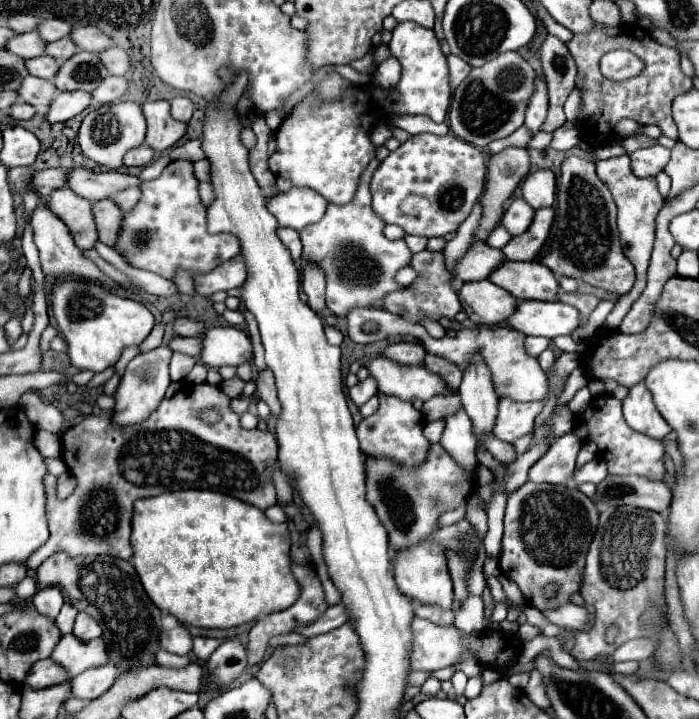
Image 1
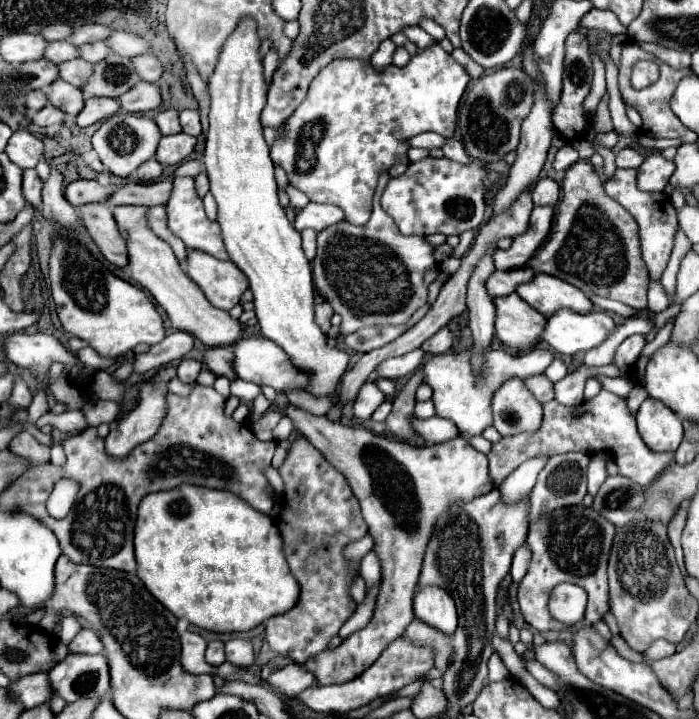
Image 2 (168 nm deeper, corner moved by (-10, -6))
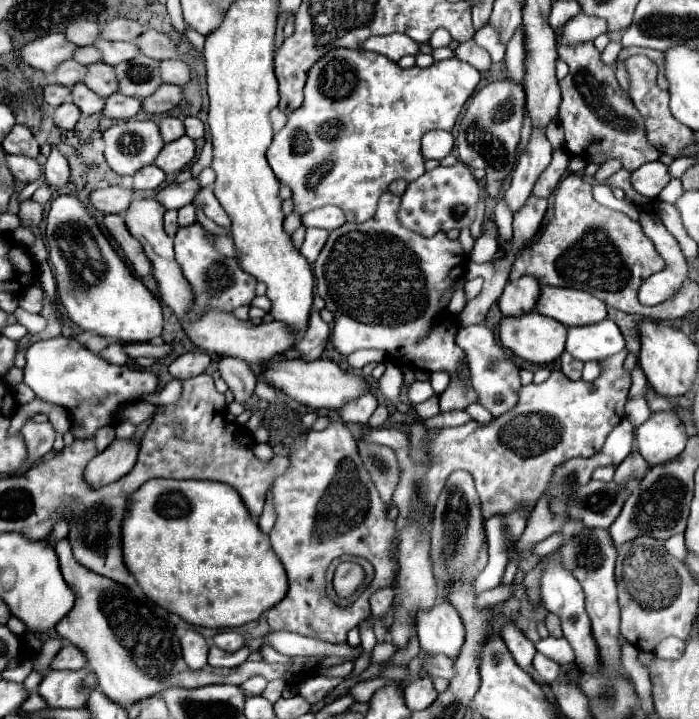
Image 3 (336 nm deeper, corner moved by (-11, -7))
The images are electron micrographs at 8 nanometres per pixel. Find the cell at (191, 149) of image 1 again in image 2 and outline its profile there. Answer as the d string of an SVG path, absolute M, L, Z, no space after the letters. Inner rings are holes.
M194 158L194 160L186 160L186 162L182 162L182 164L176 168L174 176L198 176L202 168L204 168L202 160L198 160L198 158Z

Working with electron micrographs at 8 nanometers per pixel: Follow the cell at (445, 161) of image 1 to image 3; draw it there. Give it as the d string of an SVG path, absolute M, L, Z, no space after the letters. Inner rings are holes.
M461 161L453 167L437 167L407 185L407 191L401 197L399 221L423 237L433 237L439 231L469 227L475 219L479 189L481 187L475 181L471 169Z

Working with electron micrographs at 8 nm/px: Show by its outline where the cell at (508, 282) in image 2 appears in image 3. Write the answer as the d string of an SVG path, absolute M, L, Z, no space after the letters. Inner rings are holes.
M523 277L523 279L517 279L515 283L507 283L497 303L503 315L519 317L535 311L539 295L541 295L539 281L535 281L533 277Z

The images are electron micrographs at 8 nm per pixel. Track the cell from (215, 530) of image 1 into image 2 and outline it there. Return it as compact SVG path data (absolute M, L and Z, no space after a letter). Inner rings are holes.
M180 486L162 494L148 494L142 498L140 508L138 508L138 520L136 520L136 534L134 534L134 550L136 550L136 562L138 562L138 578L144 582L148 592L162 602L176 618L186 618L190 624L210 630L210 632L248 632L262 624L264 620L276 616L276 614L286 614L300 598L300 584L292 576L288 562L284 558L284 540L280 538L280 532L276 528L276 522L254 510L248 502L242 502L242 498L226 492L226 490L206 490L204 486Z

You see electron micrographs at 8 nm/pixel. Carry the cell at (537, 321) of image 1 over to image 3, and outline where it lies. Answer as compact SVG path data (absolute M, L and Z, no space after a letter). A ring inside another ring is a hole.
M605 319L587 327L569 327L565 349L579 361L601 361L623 351L625 339L619 327Z

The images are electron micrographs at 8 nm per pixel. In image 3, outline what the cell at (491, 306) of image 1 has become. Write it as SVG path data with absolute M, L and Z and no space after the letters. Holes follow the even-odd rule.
M537 311L531 315L523 315L523 319L503 319L499 327L501 345L513 351L517 357L535 363L535 365L551 365L559 359L559 355L565 351L567 341L567 327L551 317L539 315Z

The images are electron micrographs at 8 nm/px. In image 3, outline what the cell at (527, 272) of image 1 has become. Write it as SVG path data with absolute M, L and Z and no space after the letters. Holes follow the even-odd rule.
M543 287L537 311L567 327L593 325L607 317L607 305L601 299L595 299L587 291L565 287Z

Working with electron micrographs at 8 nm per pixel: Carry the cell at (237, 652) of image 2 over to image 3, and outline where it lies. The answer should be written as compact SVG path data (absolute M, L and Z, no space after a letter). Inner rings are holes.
M221 631L213 637L213 643L223 651L237 651L239 647L245 645L245 639L237 631Z

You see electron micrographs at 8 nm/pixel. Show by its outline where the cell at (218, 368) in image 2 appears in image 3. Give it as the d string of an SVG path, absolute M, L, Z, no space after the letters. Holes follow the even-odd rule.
M223 357L219 361L219 373L229 385L229 389L235 395L237 403L245 403L255 389L255 375L251 373L249 365L243 359L235 357Z

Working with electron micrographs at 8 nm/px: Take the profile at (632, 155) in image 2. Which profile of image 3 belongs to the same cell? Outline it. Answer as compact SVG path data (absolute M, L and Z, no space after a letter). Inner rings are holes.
M611 159L611 161L607 161L607 163L603 163L599 169L597 169L597 173L595 173L595 181L599 181L599 183L603 183L607 177L611 177L615 171L619 171L621 169L621 163L617 161L617 159Z

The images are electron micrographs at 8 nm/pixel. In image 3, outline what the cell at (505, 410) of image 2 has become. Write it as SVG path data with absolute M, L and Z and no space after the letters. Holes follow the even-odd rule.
M485 325L461 327L457 333L457 343L467 355L467 363L469 363L469 371L471 371L471 385L473 385L475 393L479 395L479 403L487 411L491 411L493 417L499 417L499 415L503 415L503 411L509 411L515 405L517 391L521 387L519 369L507 357L505 349L495 341L491 329Z

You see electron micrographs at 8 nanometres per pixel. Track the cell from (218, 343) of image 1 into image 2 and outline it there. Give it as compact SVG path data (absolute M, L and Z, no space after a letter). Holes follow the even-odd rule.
M262 336L242 338L234 342L232 352L232 370L238 378L258 386L272 386L276 392L286 392L288 388L298 390L298 374L294 374L286 352L274 342Z

